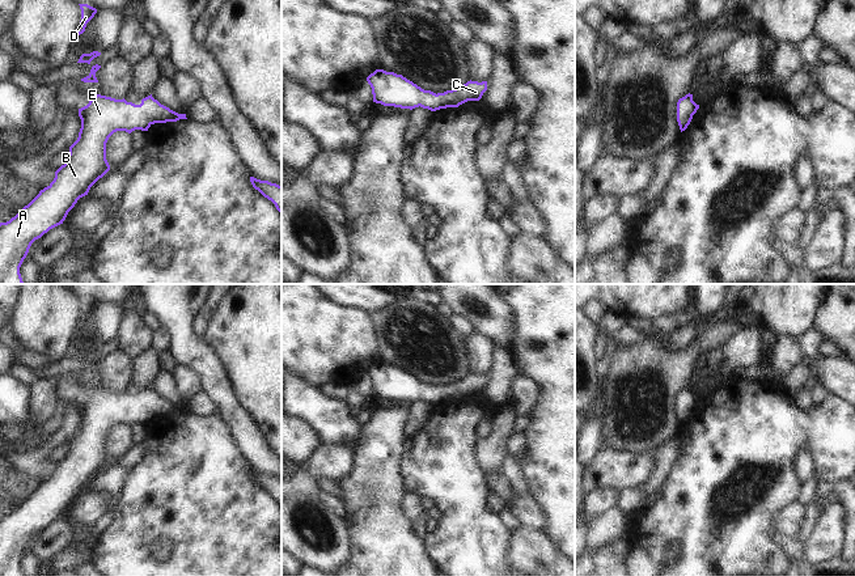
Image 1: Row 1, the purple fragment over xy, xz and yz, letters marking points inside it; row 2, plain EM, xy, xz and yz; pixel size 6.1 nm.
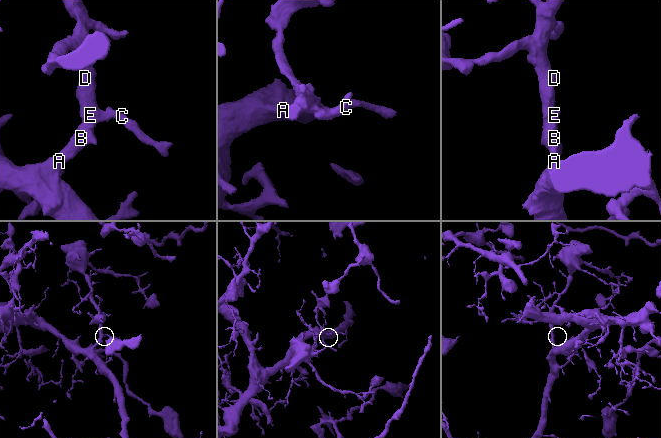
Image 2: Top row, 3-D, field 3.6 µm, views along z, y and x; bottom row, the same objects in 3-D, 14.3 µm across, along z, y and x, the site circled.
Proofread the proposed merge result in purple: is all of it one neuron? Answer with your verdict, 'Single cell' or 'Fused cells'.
Single cell

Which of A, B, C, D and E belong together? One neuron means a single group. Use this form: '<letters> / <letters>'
A B C D E

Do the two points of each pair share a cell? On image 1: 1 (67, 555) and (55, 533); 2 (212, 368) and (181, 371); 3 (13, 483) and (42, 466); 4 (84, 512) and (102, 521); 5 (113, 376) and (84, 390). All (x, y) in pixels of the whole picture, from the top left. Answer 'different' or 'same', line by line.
1: different
2: different
3: different
4: different
5: same

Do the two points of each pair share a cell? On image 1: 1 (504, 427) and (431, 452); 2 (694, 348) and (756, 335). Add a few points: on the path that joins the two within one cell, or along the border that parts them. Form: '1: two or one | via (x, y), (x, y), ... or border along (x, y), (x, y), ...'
1: two | border along (511, 410), (500, 410), (491, 419)
2: two | border along (735, 326), (731, 337), (720, 347)

